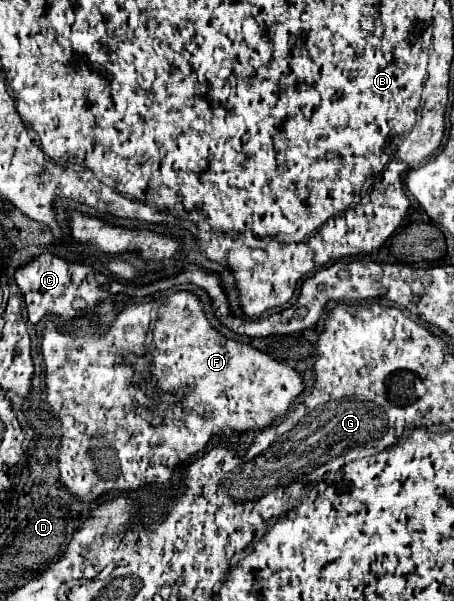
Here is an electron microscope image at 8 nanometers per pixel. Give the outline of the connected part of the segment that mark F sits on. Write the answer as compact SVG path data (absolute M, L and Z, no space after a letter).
M175 292L169 296L161 296L157 300L153 300L155 308L151 308L151 302L145 304L131 304L127 306L123 312L117 314L115 322L111 324L109 332L103 338L91 336L91 338L83 338L77 332L61 332L53 322L47 322L47 328L43 332L43 360L47 366L47 402L51 406L51 413L61 424L62 436L59 445L59 470L61 470L61 484L65 490L69 490L71 494L77 494L81 500L97 500L103 498L105 492L117 492L117 490L139 490L143 486L163 486L169 488L169 480L171 474L175 470L175 466L187 458L191 458L193 454L197 454L199 450L203 450L209 442L209 438L215 434L215 430L225 430L225 428L233 428L233 430L245 430L245 428L263 428L267 424L271 424L275 418L281 418L287 414L291 402L303 394L305 386L303 386L303 378L289 366L273 360L271 356L223 338L217 330L213 330L205 318L203 306L199 302L199 298L191 292Z

